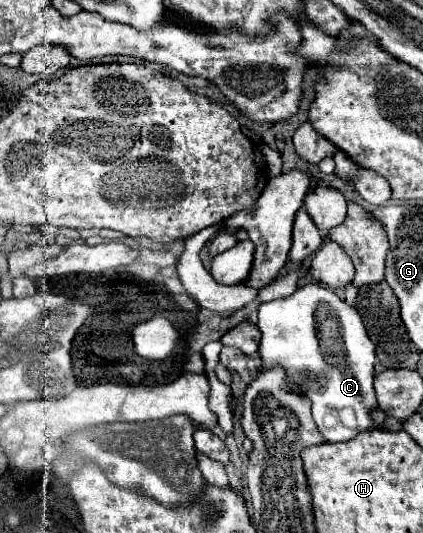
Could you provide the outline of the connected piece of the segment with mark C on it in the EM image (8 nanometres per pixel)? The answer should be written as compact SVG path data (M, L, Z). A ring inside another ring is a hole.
M312 283L300 287L294 295L286 299L276 299L258 305L258 329L262 331L260 355L262 367L282 365L288 371L288 381L292 381L298 391L308 395L314 407L314 421L326 441L350 441L362 431L376 429L372 419L372 409L376 407L376 395L372 387L374 379L374 343L366 335L364 323L356 309L342 301L332 289Z

